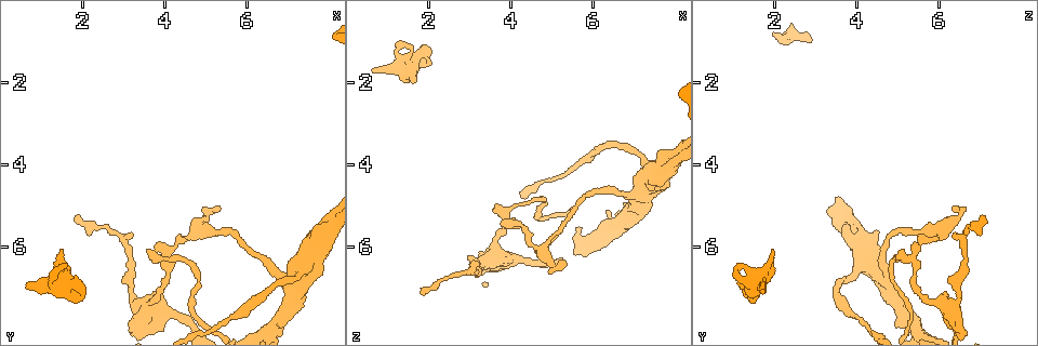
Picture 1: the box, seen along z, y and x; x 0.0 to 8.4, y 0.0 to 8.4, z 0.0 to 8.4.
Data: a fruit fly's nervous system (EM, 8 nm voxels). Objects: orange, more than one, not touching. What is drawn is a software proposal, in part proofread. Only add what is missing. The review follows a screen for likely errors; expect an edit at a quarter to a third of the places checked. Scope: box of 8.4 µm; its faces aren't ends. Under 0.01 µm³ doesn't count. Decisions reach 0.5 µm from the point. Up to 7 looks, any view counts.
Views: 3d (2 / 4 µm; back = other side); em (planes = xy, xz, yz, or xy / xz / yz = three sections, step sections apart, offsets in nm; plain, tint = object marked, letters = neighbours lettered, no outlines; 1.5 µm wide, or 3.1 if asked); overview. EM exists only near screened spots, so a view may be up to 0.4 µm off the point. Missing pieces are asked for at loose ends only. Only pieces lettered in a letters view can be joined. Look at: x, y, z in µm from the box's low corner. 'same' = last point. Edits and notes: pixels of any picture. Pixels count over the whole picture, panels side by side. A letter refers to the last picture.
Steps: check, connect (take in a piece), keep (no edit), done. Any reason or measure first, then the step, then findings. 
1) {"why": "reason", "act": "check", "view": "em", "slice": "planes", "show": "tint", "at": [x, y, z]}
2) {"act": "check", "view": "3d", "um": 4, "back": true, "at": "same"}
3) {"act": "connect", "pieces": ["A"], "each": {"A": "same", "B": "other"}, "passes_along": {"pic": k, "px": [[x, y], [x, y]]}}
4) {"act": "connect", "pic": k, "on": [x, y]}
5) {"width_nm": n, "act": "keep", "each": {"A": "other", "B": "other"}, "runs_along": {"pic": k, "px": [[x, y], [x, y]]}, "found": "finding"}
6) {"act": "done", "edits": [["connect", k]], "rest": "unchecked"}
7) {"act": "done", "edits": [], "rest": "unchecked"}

{"why": "an open end", "act": "check", "view": "3d", "um": 2, "at": [1.90, 7.20, 1.60]}

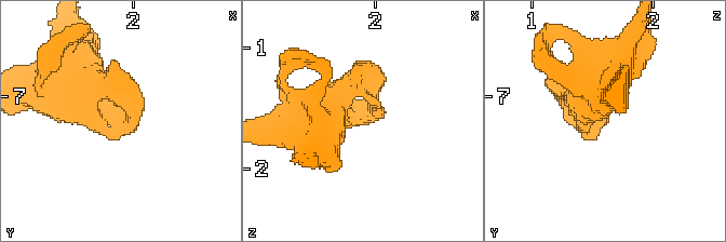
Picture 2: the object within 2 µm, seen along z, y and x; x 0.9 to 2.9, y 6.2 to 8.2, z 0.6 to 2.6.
{"why": "shape alone is not enough", "act": "check", "view": "em", "slice": "xz", "step": 8, "show": "letters", "at": [1.94, 7.24, 1.60]}

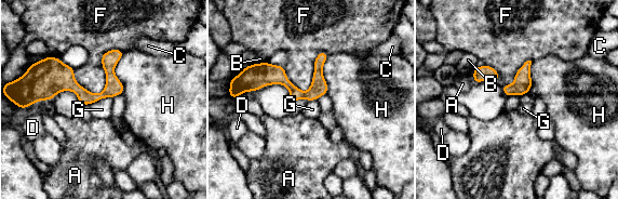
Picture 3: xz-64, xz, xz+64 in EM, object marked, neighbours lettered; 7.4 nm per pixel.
{"width_nm": 120, "act": "keep", "each": {"A": "other", "B": "other", "C": "other", "D": "other", "F": "other", "G": "other", "H": "other"}, "border": {"pic": 3, "px": [[111, 96], [105, 96], [89, 105]]}, "found": "none of them fits"}

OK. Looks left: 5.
{"why": "thin end", "act": "check", "view": "3d", "um": 2, "at": [5.30, 5.05, 6.30]}

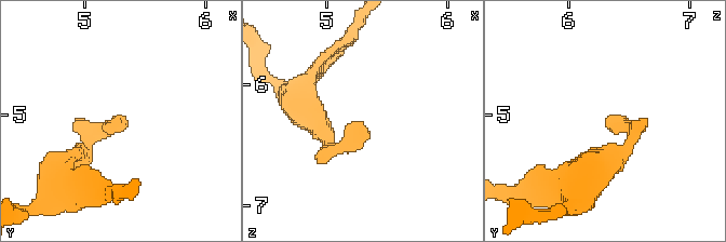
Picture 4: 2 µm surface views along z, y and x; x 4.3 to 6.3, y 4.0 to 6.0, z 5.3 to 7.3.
{"why": "now the EM", "act": "check", "view": "em", "slice": "xz", "step": 8, "show": "letters", "at": [5.24, 5.02, 6.32]}

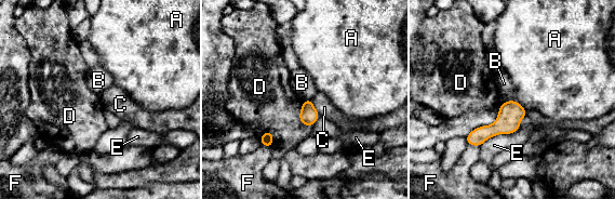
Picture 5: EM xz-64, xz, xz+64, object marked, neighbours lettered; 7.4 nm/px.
{"act": "keep", "each": {"A": "other", "B": "other", "C": "other", "D": "other", "E": "other", "F": "other"}, "border": {"pic": 5, "px": [[304, 100], [299, 121], [311, 127]]}, "found": "no lettered piece goes on from it"}

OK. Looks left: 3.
{"why": "long arm stops here", "act": "check", "view": "em", "slice": "planes", "show": "letters", "at": [1.80, 5.35, 7.15]}

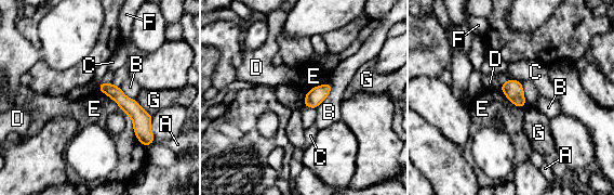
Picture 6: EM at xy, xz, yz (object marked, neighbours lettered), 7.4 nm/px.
{"act": "keep", "each": {"A": "other", "B": "other", "C": "other", "D": "other", "E": "other", "F": "other", "G": "other"}, "border": {"pic": 6, "px": [[98, 90], [128, 115], [144, 146]]}, "found": "none of them fits"}

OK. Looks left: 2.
{"act": "done", "edits": [], "rest": "unchecked"}

